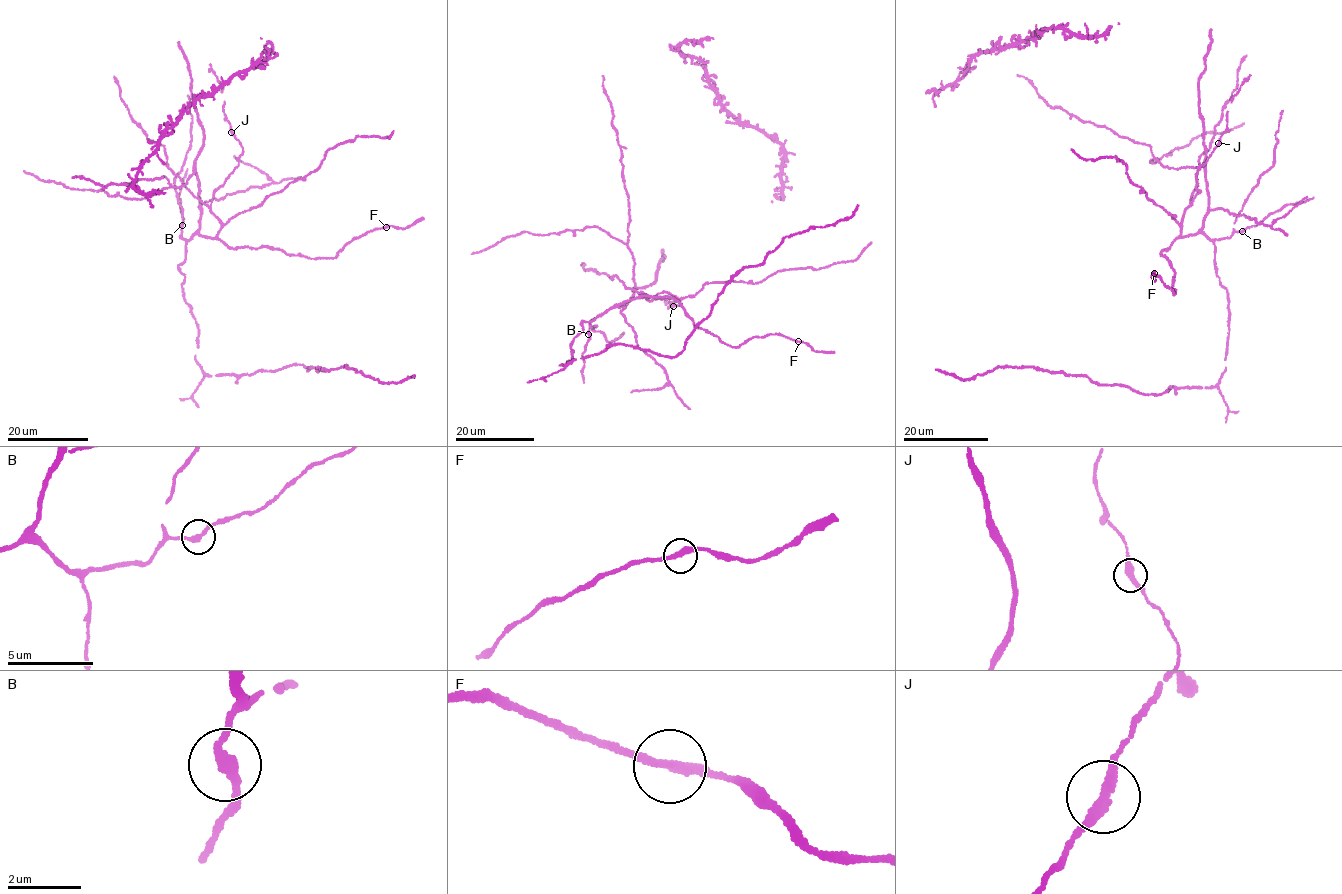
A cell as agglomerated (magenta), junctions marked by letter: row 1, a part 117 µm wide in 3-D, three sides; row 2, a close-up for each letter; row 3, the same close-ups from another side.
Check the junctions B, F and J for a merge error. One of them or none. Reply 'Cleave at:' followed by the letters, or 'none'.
Cleave at: none

